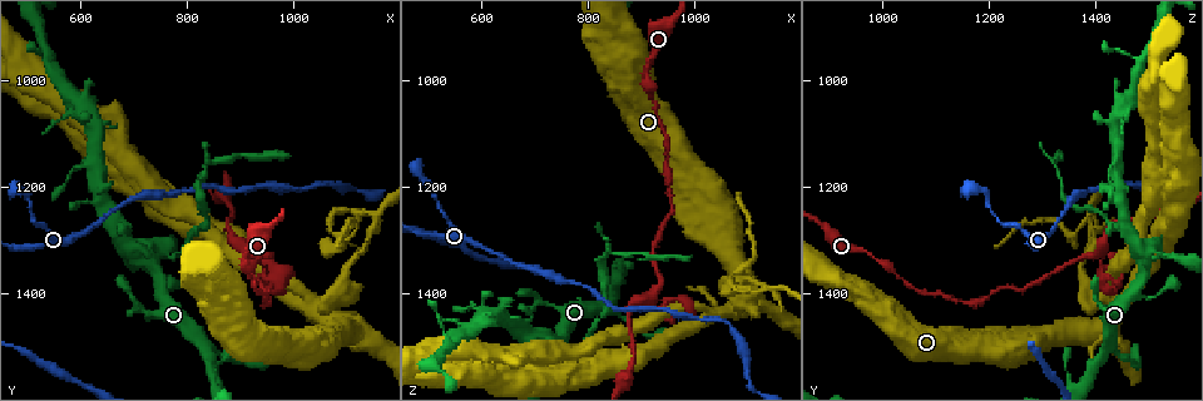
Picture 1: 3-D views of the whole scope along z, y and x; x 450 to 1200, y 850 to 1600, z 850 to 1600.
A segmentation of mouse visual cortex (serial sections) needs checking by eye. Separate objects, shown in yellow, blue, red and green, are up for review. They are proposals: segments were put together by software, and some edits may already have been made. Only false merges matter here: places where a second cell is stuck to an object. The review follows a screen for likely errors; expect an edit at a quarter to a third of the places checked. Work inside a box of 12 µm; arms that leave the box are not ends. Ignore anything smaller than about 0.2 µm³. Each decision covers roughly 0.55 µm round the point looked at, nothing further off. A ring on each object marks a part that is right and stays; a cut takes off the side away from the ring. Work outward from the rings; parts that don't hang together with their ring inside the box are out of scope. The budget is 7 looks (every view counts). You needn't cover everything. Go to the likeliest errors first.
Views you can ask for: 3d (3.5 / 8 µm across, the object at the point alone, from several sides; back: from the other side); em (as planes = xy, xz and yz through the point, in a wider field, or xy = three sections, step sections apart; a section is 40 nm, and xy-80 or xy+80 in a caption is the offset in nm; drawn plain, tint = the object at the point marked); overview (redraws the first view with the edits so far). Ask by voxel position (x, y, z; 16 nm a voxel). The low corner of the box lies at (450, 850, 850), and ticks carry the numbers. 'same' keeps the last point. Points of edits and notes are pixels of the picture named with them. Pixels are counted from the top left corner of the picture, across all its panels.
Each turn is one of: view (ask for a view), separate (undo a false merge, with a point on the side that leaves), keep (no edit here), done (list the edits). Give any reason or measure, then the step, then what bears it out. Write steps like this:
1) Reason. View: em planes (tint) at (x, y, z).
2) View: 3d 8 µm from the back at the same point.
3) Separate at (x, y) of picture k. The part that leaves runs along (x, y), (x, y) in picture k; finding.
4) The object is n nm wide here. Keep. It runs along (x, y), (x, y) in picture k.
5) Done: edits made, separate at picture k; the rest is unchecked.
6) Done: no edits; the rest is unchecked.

Abrupt turn. View: 3d 3.5 µm at (780, 1330, 1515).

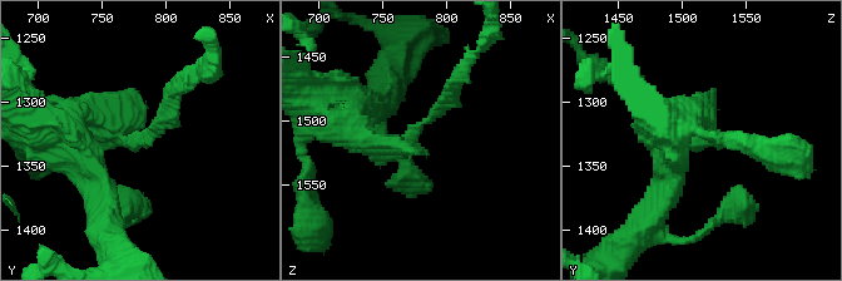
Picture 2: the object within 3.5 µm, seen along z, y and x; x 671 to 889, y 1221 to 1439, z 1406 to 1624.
Need the tissue. View: em xy step 3 (tint) at (776, 1332, 1510).

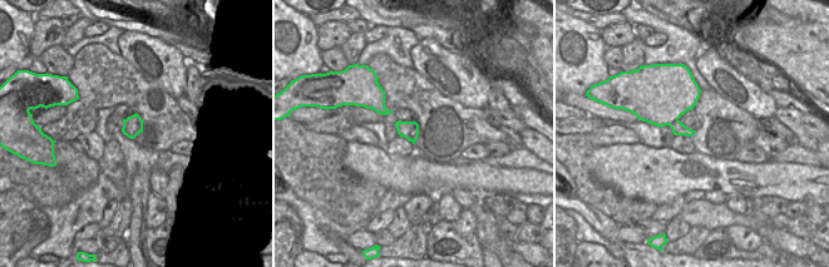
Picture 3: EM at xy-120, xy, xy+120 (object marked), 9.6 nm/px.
Separate at (435, 112) of picture 2. The part that leaves runs along (407, 138), (450, 100), (465, 64) in picture 2; a second cell is stuck on.

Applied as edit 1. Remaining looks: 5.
Three-way junction. View: 3d 3.5 µm at (920, 1325, 1410).

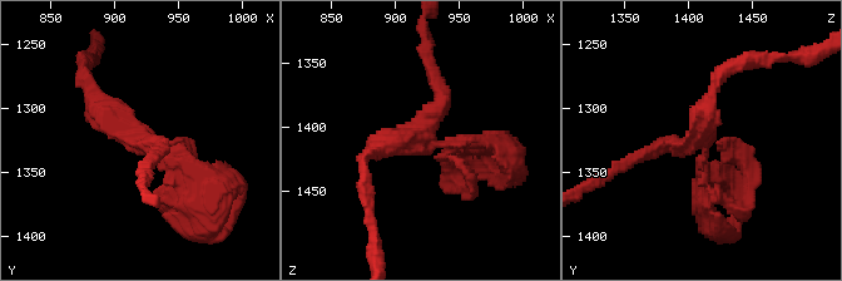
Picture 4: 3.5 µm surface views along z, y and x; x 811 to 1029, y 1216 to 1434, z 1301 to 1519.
The arms are 150, 150, 250 nm wide. Separate at (719, 187) of picture 4. The part that leaves runs along (703, 148), (699, 210), (726, 233) in picture 4; two cells meet here.

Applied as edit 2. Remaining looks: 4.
Arms part here. View: em xy step 1 (tint) at (1070, 1450, 1430).

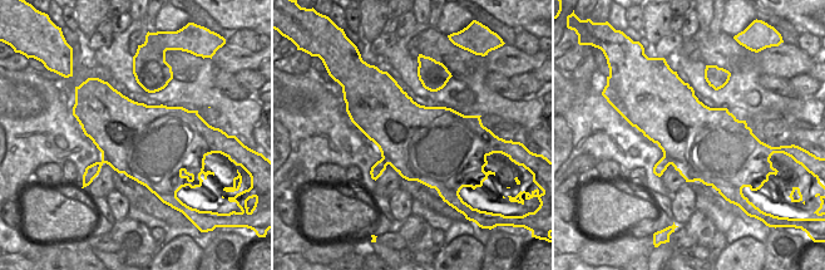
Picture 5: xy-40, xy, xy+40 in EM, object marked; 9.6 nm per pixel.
See where the arms go. View: 3d 3.5 µm at the same point.

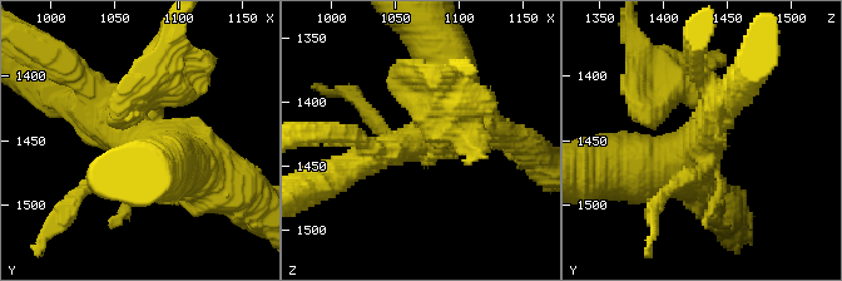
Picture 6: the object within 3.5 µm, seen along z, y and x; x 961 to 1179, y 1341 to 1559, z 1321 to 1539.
Separate at (678, 85) of picture 6. The part that leaves runs along (150, 116), (166, 77), (166, 42) in picture 6; two cells meet here.

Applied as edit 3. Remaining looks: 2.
Done: edits made, separate at picture 2, separate at picture 4, separate at picture 6; the rest is unchecked.

